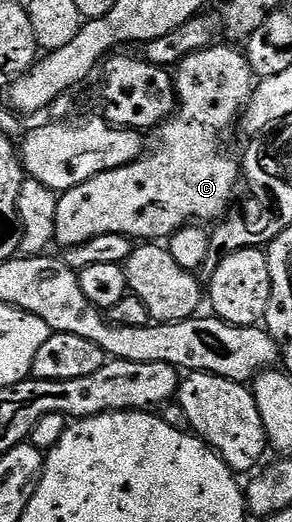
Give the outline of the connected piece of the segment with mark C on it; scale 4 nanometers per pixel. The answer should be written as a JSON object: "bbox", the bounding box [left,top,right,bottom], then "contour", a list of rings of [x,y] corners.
{"bbox":[54,45,254,249],"contour":[[[213,45],[195,51],[175,64],[174,86],[178,106],[171,119],[164,120],[155,128],[156,140],[153,143],[151,140],[150,149],[145,150],[129,167],[98,173],[90,177],[90,181],[59,196],[54,222],[56,247],[67,249],[86,245],[86,241],[94,241],[94,237],[102,237],[106,233],[126,235],[133,241],[164,241],[176,231],[197,221],[208,225],[223,220],[229,214],[228,206],[236,191],[236,179],[238,183],[241,178],[242,167],[220,148],[220,142],[231,127],[237,126],[244,108],[248,106],[254,90],[254,76],[243,50],[235,51],[232,47],[220,46]]]}

